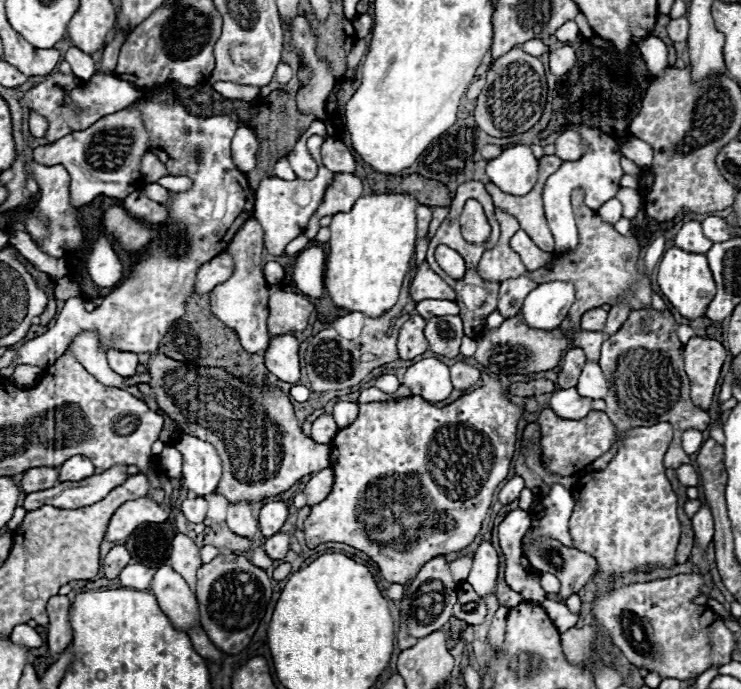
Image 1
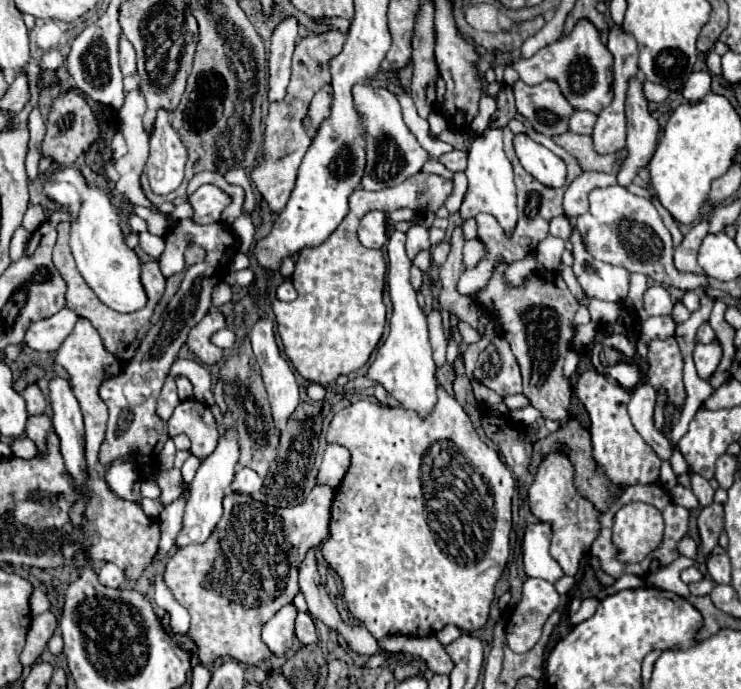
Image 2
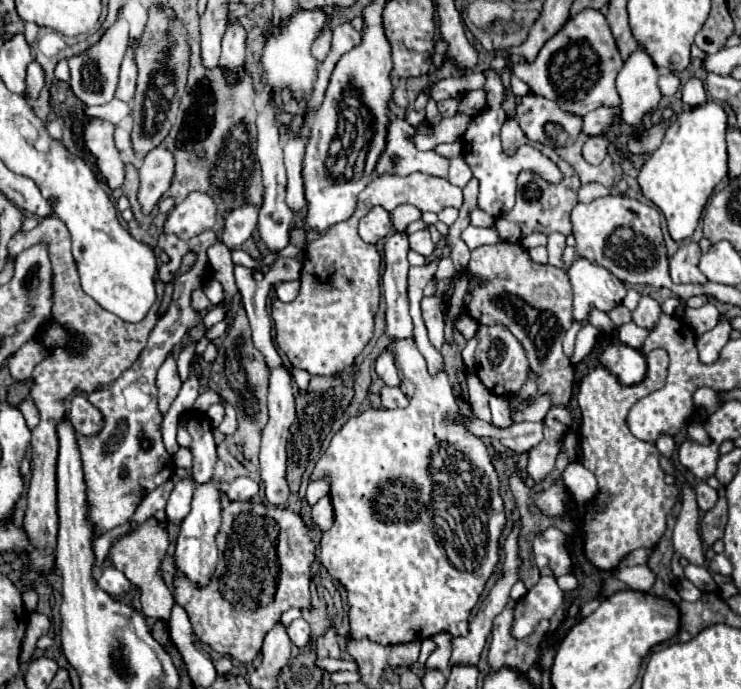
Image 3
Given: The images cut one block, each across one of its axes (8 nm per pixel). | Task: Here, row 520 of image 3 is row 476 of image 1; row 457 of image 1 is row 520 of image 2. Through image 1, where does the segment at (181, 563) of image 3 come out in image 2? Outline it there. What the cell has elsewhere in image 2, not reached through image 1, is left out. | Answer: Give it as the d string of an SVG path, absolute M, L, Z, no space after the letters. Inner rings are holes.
M226 428L224 436L218 440L216 450L202 460L192 484L190 484L190 500L184 508L184 522L182 522L182 530L176 536L176 546L186 546L186 544L200 544L206 542L206 538L210 536L210 532L214 530L214 526L218 524L220 516L222 516L222 498L228 492L232 478L234 478L234 468L238 464L238 456L240 456L240 446L238 446L238 434L236 428Z

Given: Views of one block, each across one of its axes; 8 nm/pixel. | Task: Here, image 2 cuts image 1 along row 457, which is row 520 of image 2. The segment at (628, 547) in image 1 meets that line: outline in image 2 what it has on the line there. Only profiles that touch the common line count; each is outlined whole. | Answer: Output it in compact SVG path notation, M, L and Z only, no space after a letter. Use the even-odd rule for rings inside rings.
M626 504L614 516L612 542L624 564L642 562L664 540L662 512L650 504Z

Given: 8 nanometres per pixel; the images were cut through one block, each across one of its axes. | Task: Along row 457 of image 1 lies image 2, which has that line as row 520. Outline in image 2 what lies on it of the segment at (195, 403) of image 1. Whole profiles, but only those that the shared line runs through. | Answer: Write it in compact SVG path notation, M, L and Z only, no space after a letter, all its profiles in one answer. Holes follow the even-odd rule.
M316 484L308 498L292 508L264 508L246 494L226 494L222 520L208 542L178 548L168 560L164 582L192 616L188 634L198 644L204 666L214 666L214 660L224 656L242 664L258 664L272 656L268 646L262 646L260 630L296 596L287 586L298 586L299 592L298 568L306 550L328 538L332 498L334 488L328 484Z

